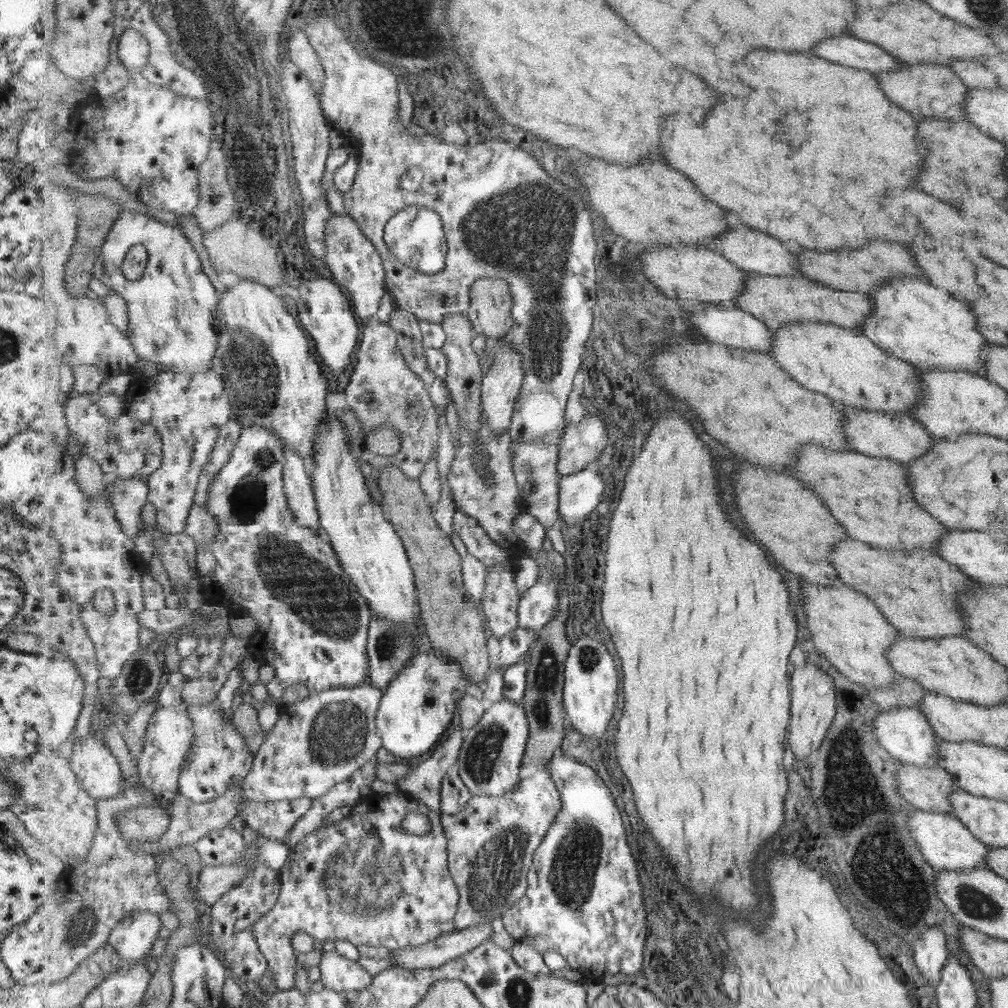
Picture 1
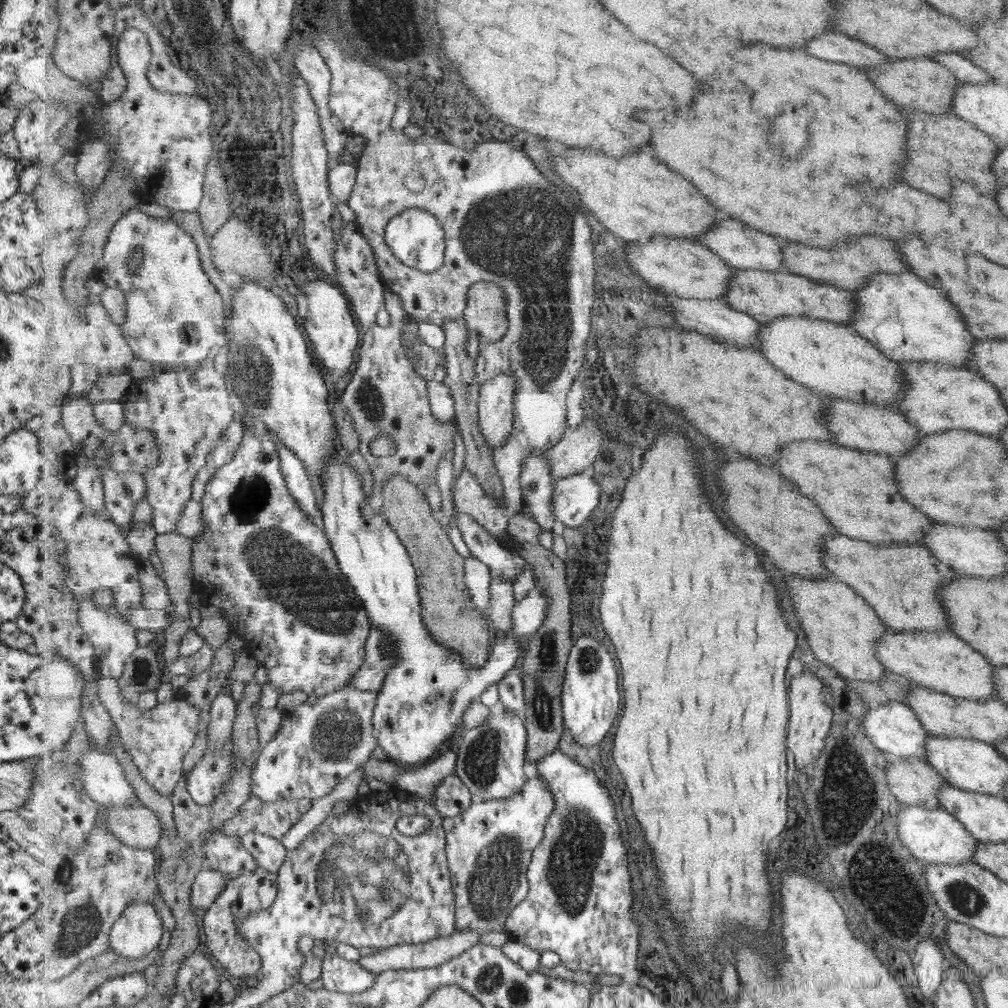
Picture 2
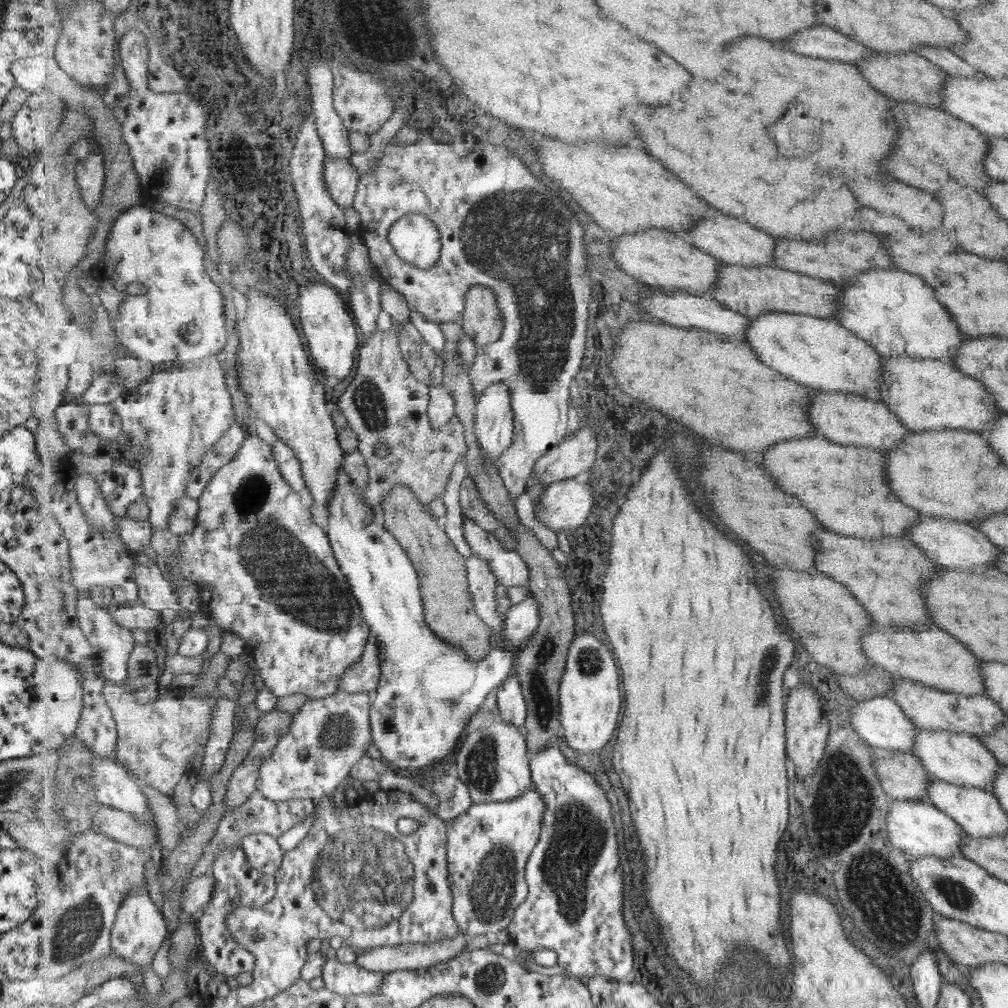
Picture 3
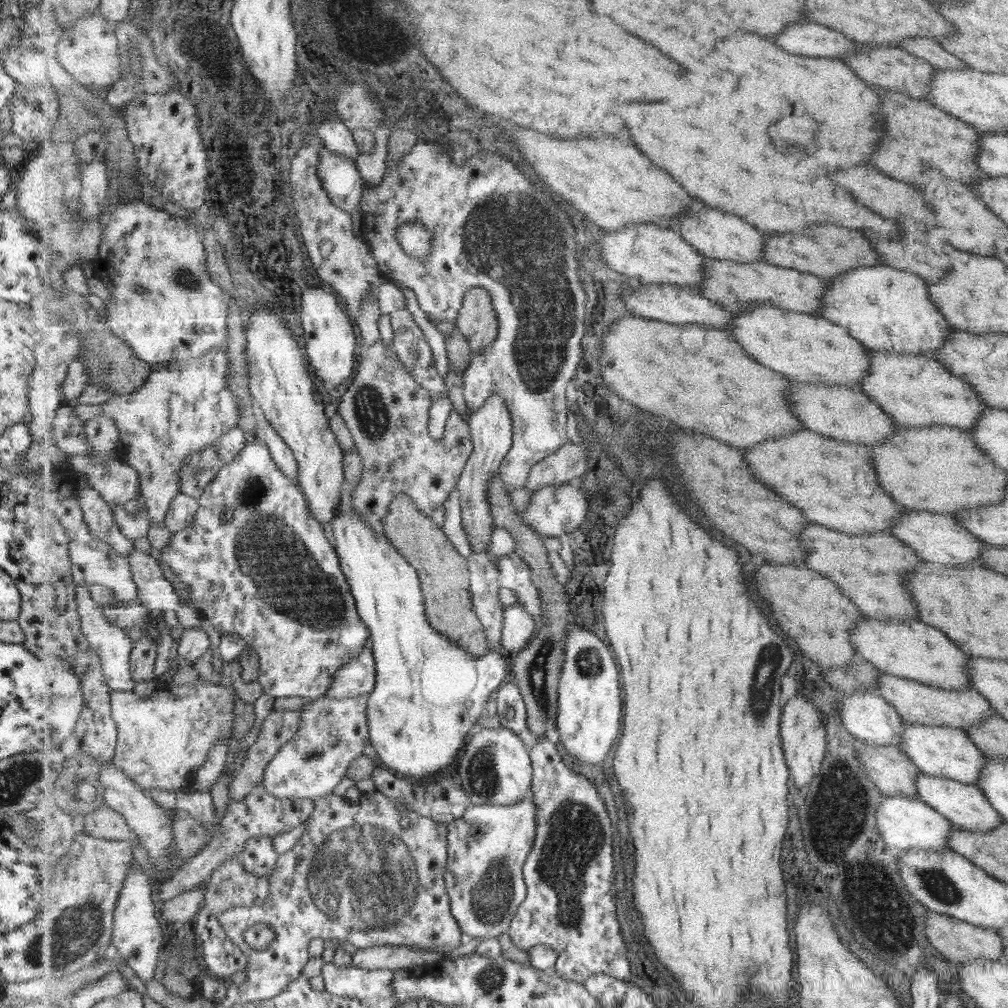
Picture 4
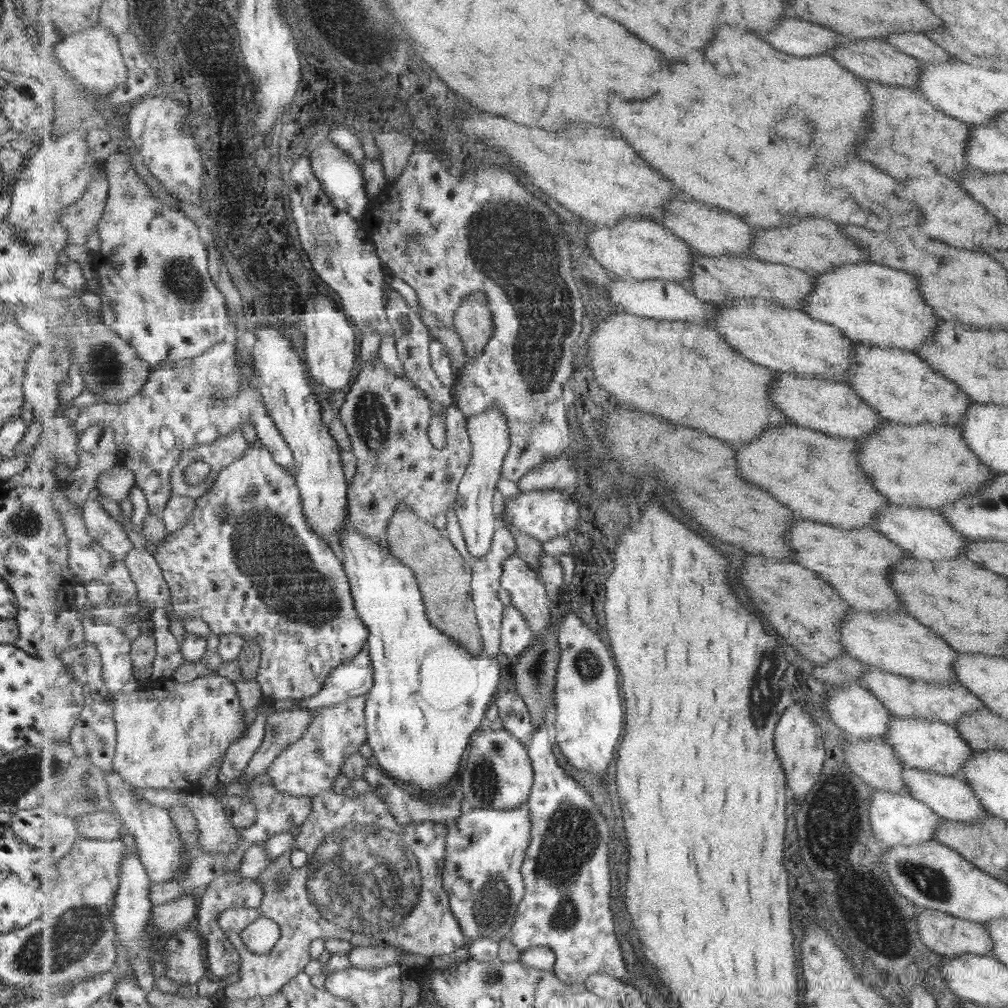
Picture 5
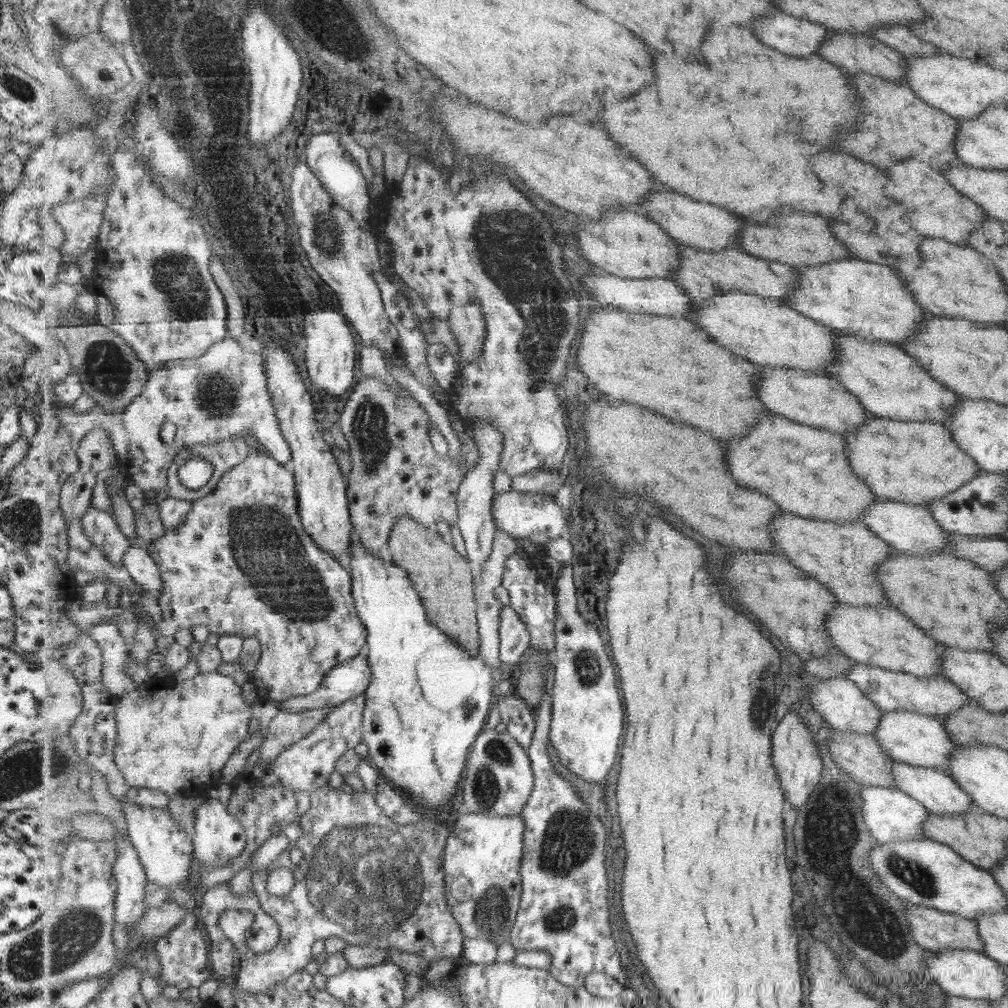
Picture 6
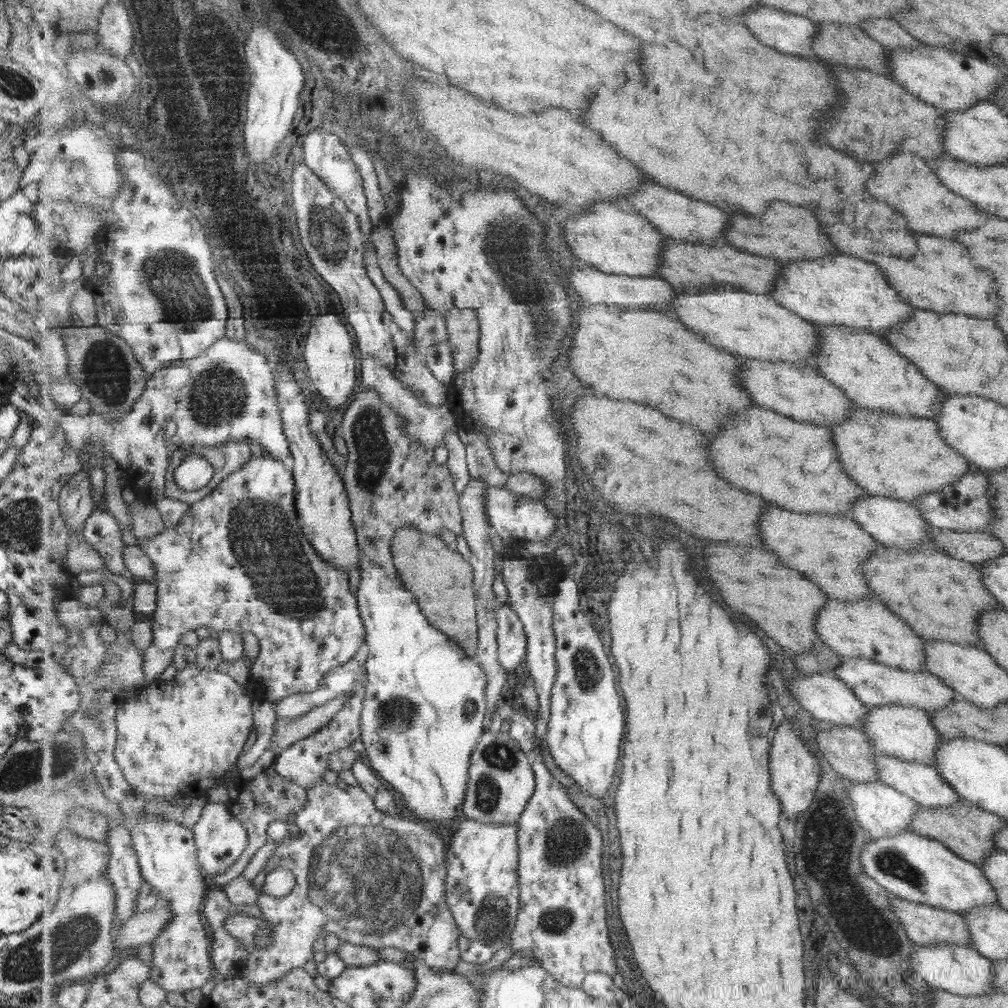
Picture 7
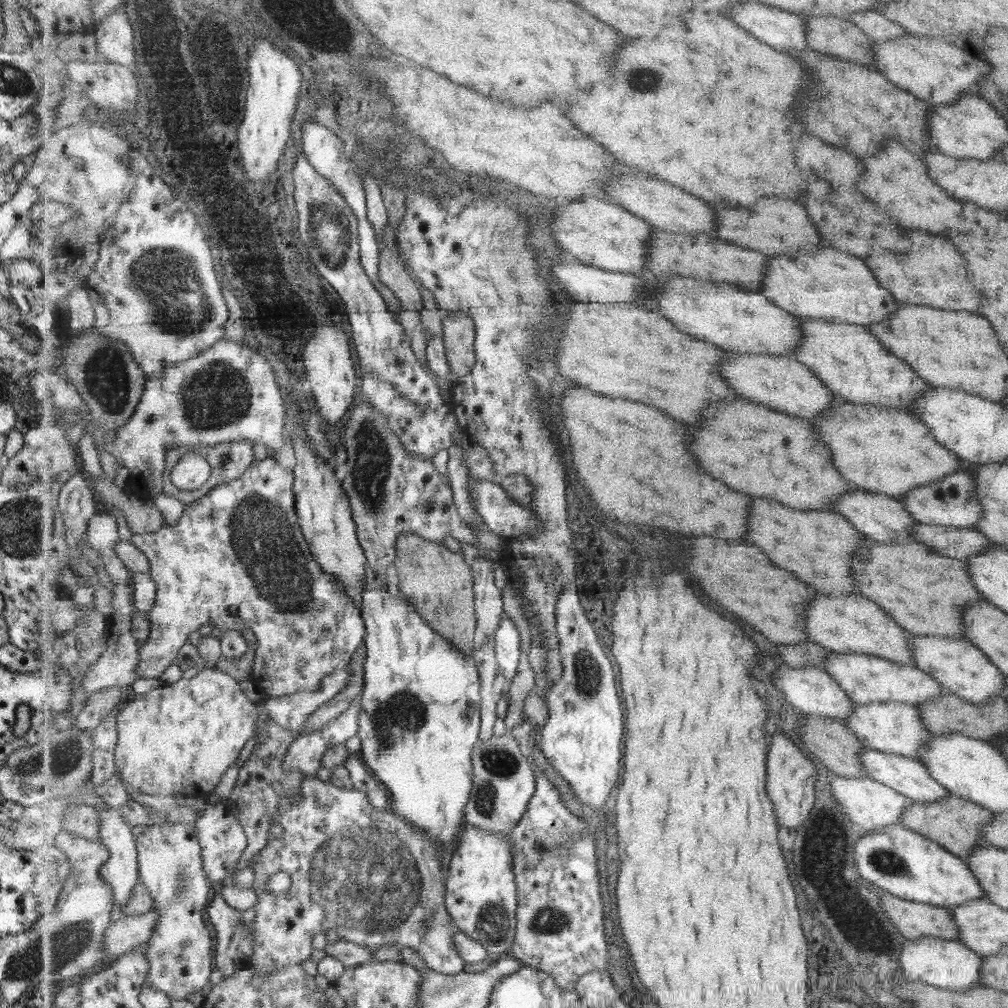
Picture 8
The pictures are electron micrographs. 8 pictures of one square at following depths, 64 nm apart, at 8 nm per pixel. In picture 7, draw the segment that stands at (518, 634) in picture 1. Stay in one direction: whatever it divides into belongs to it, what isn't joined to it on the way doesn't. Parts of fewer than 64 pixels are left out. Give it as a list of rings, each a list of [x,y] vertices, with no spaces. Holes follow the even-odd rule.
[[[362,549],[360,586],[356,597],[369,646],[360,737],[367,760],[379,776],[401,794],[403,809],[412,815],[412,819],[420,823],[428,820],[446,834],[452,834],[448,827],[455,824],[465,802],[473,750],[485,732],[489,708],[487,672],[452,636],[432,625],[416,595],[404,586],[399,575],[389,578],[384,568],[377,566],[377,562],[373,562]]]

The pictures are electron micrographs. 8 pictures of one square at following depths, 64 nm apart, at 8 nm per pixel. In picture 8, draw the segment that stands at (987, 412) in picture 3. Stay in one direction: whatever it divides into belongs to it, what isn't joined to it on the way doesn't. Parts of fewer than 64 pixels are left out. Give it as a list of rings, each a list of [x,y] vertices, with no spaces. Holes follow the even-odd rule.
[[[801,317],[801,334],[805,337],[801,337],[803,343],[795,349],[795,359],[811,368],[825,386],[845,401],[907,411],[930,388],[907,362],[889,354],[866,326]]]

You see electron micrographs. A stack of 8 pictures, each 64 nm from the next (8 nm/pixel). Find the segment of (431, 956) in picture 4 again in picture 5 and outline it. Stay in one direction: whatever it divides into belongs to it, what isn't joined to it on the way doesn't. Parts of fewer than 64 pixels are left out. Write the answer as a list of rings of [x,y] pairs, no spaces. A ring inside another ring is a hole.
[[[353,947],[348,953],[350,964],[361,969],[378,969],[399,965],[402,950],[397,947]]]

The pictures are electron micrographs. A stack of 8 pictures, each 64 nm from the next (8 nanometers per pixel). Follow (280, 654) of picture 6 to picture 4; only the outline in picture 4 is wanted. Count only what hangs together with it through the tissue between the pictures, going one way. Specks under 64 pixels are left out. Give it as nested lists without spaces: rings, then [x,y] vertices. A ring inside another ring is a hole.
[[[251,438],[249,445],[242,450],[240,457],[230,466],[225,466],[215,480],[205,488],[206,492],[199,498],[199,509],[193,526],[174,533],[171,543],[161,550],[161,566],[164,576],[170,582],[181,582],[189,589],[189,608],[193,608],[198,616],[202,616],[210,623],[212,629],[219,634],[235,633],[241,635],[247,644],[253,645],[261,652],[260,670],[257,681],[261,684],[265,694],[271,694],[275,698],[288,698],[300,696],[304,701],[321,699],[329,692],[333,685],[333,679],[341,667],[357,658],[370,641],[371,631],[357,608],[356,598],[353,596],[348,579],[341,568],[340,558],[336,547],[329,544],[323,528],[308,508],[308,501],[297,481],[287,477],[279,466],[273,461],[271,451],[265,442],[258,438]],[[259,516],[269,516],[279,522],[279,528],[285,524],[291,530],[289,536],[297,538],[307,548],[305,556],[283,556],[289,558],[289,578],[301,578],[301,582],[311,584],[317,594],[327,592],[329,598],[337,598],[337,612],[339,618],[335,620],[335,626],[327,626],[323,630],[317,630],[313,626],[305,626],[285,614],[279,614],[273,606],[263,602],[259,598],[257,586],[251,576],[243,574],[239,568],[237,548],[237,536],[239,532],[249,524],[259,520]]]

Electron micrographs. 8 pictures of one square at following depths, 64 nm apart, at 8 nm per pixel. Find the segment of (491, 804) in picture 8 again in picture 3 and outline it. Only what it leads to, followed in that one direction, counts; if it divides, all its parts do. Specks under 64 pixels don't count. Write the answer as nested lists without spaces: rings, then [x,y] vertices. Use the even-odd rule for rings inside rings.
[[[496,719],[493,726],[470,730],[455,754],[454,773],[469,787],[474,804],[511,802],[534,784],[527,738],[517,726]]]

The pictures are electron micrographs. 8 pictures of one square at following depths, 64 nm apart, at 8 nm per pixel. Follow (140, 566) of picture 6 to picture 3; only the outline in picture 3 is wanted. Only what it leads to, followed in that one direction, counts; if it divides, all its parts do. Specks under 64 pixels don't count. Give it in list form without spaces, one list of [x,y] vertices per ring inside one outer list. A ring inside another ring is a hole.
[[[143,552],[134,553],[133,557],[136,563],[136,582],[140,588],[140,603],[157,611],[171,608],[179,612],[179,598],[173,593],[171,584],[165,580],[155,559]]]

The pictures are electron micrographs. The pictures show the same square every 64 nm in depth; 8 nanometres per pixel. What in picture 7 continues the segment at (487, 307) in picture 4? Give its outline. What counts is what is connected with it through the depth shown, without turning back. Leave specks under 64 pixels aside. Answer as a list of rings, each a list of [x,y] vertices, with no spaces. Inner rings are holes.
[[[475,308],[452,309],[445,317],[447,344],[458,374],[475,365],[481,352],[481,320]]]

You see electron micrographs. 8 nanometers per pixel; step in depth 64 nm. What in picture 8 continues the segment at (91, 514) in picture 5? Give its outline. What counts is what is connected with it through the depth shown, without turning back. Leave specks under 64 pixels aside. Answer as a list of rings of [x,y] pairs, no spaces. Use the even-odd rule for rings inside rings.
[[[103,511],[95,514],[89,522],[87,537],[89,537],[90,545],[100,553],[109,575],[127,576],[127,574],[131,574],[130,569],[117,554],[116,546],[119,544],[119,532],[117,532],[115,516]]]

